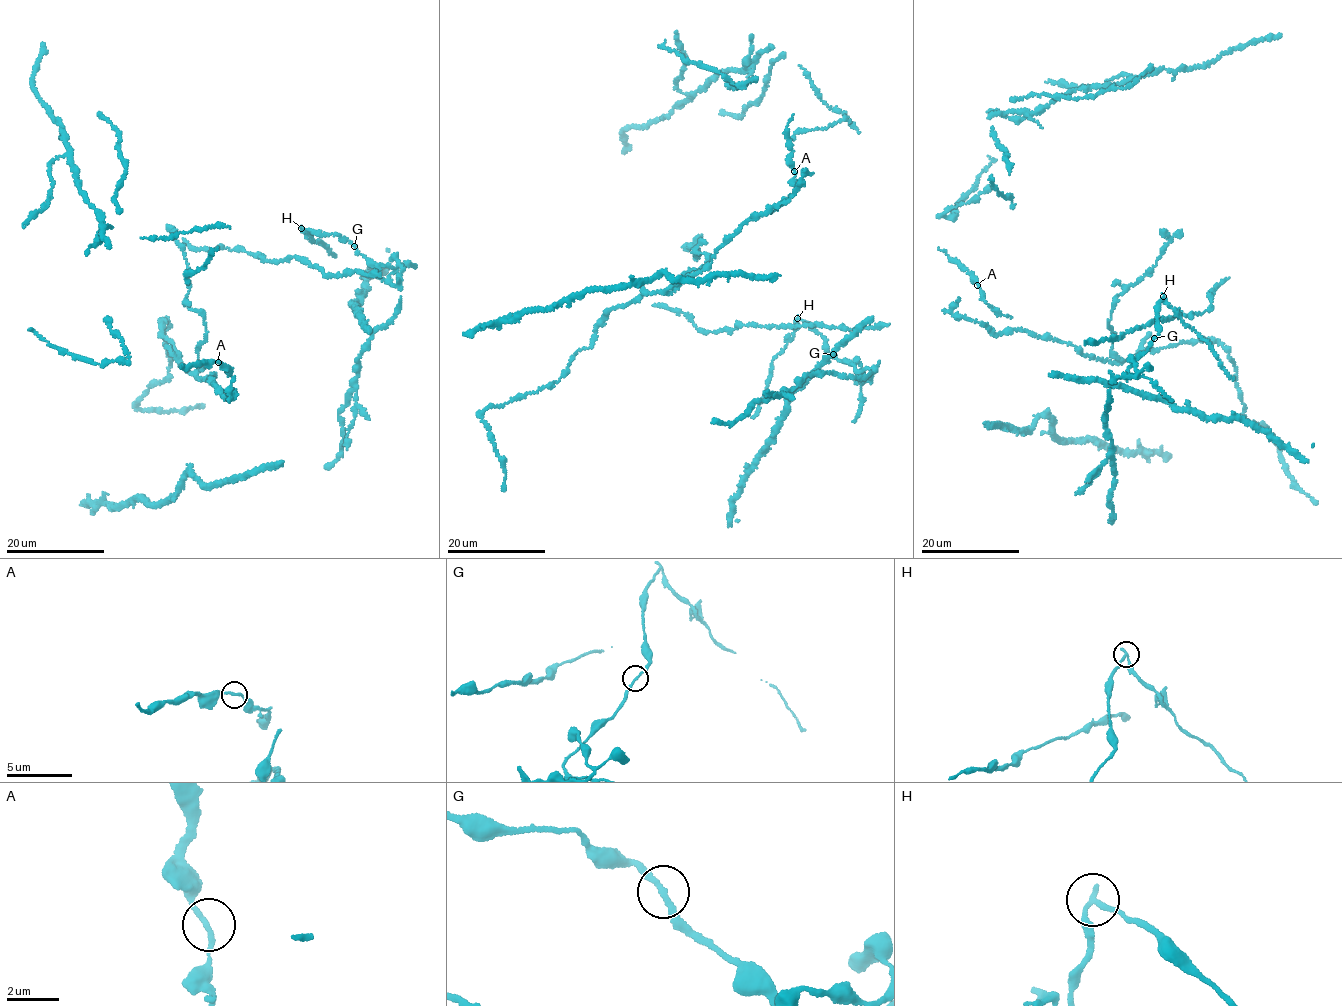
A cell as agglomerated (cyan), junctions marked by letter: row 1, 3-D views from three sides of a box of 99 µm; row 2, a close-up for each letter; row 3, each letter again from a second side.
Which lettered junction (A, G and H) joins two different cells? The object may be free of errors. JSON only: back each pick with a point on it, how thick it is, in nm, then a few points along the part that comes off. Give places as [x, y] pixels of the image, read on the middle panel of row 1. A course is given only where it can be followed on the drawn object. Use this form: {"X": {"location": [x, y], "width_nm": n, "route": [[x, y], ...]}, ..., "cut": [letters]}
{"H": {"location": [797, 318], "width_nm": 200, "route": [[797, 318], [792, 340], [772, 360], [766, 390], [752, 418]]}, "cut": ["H"]}

